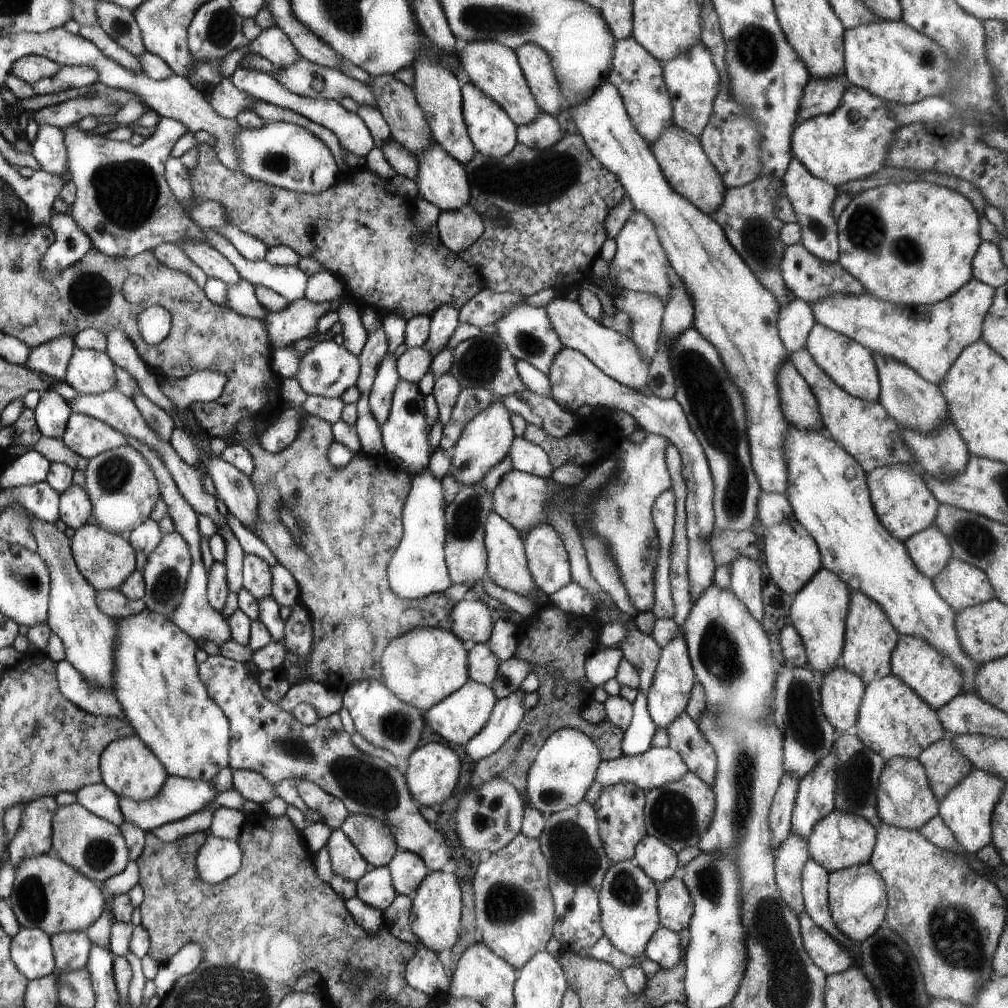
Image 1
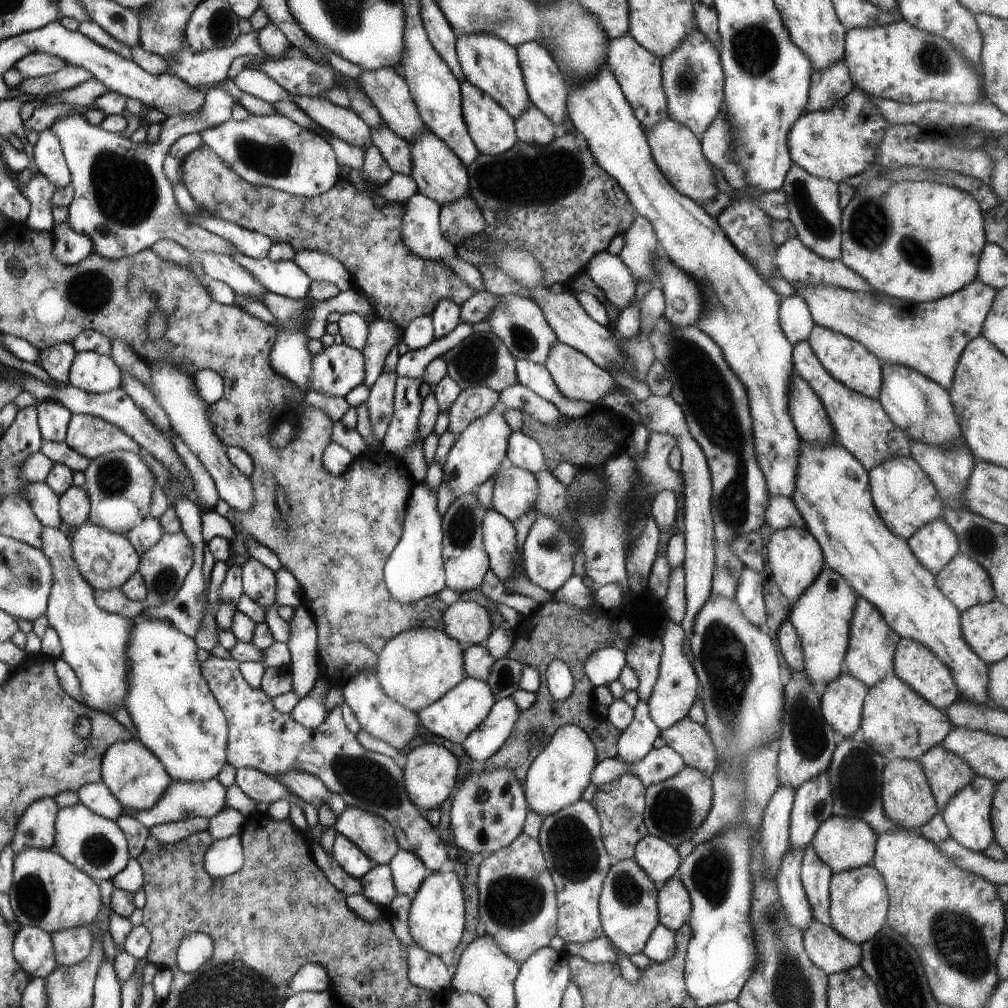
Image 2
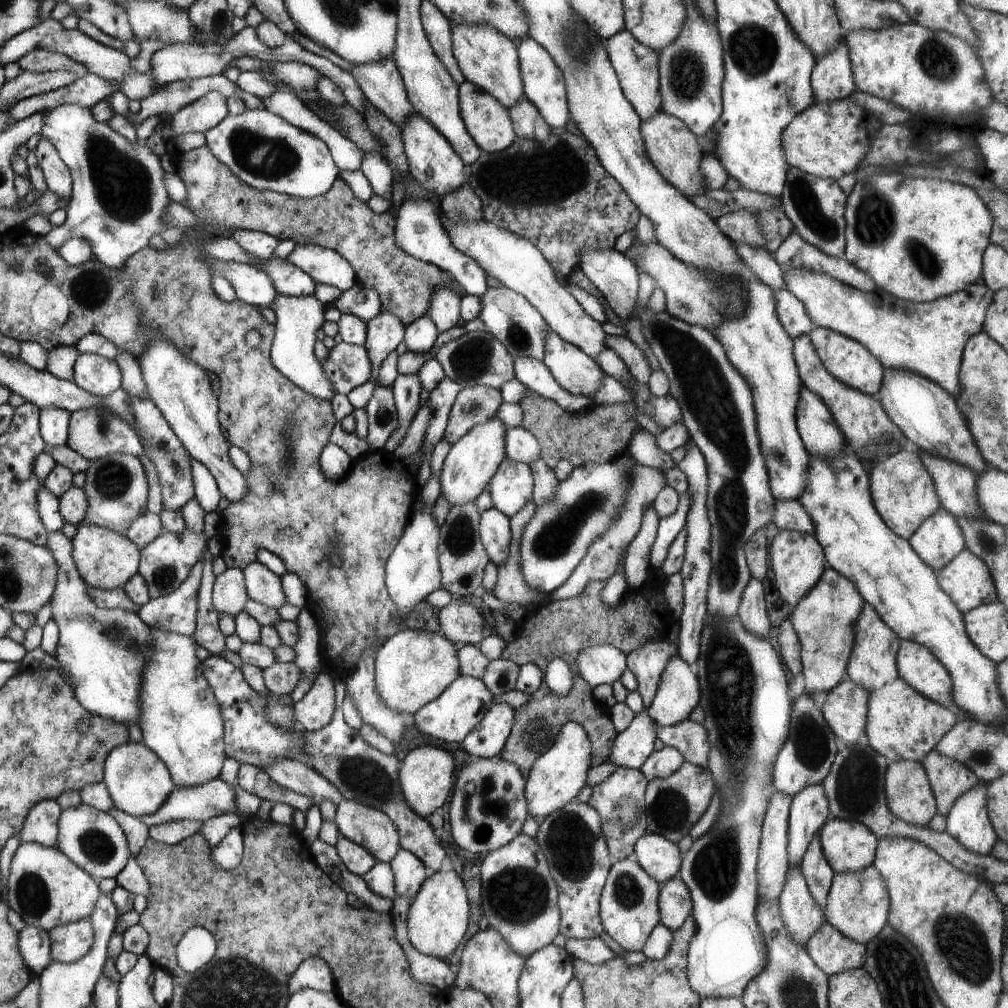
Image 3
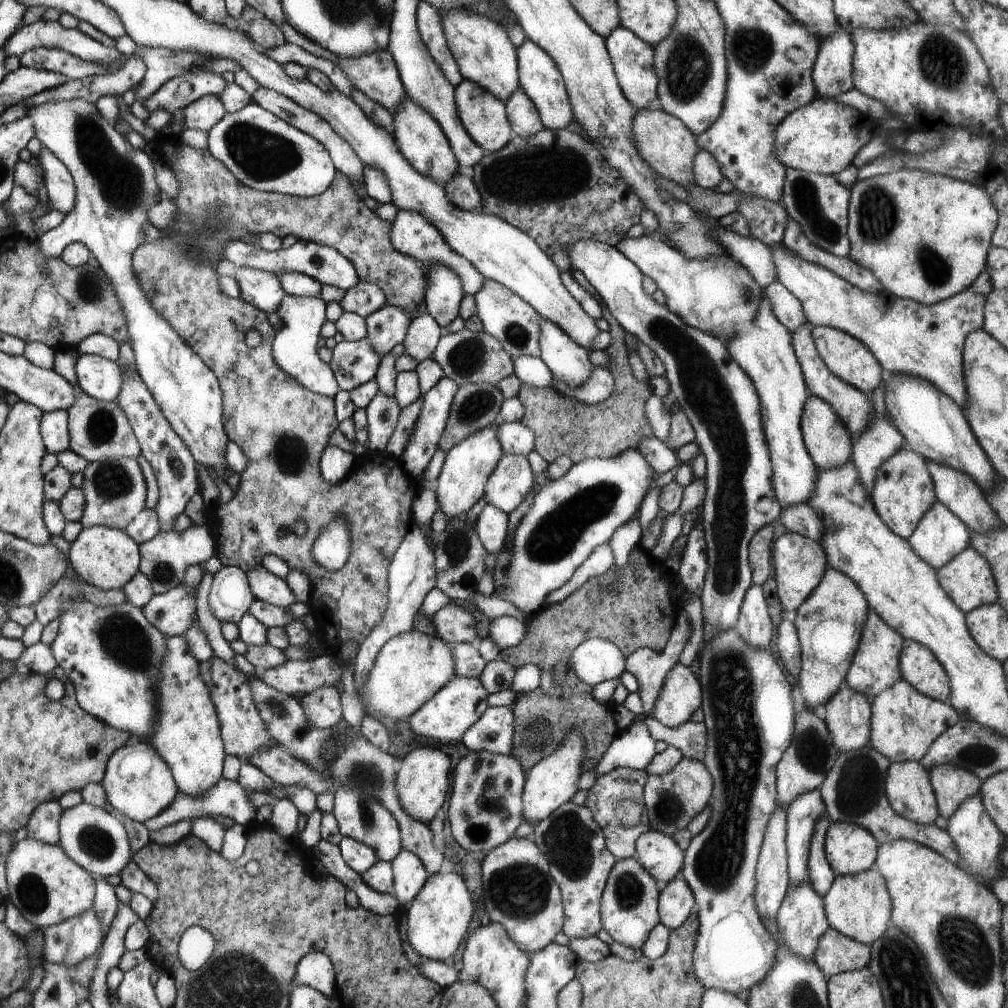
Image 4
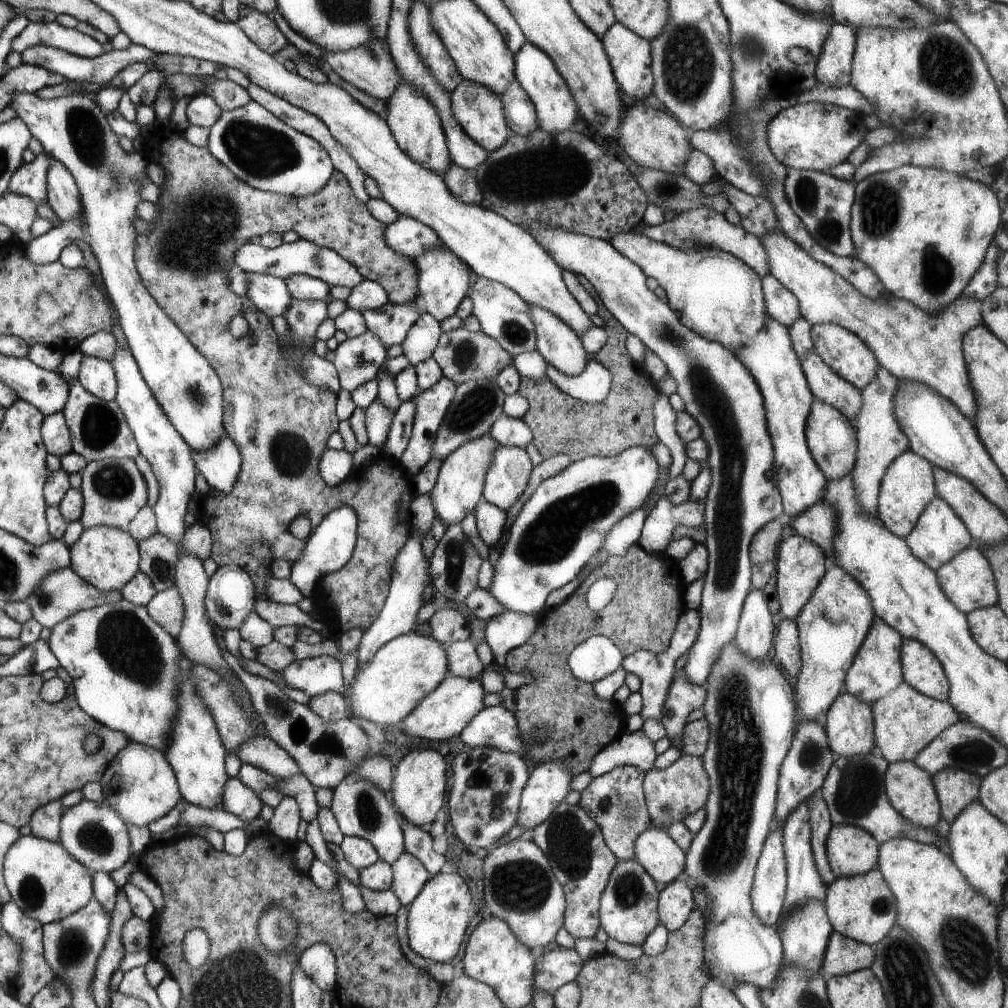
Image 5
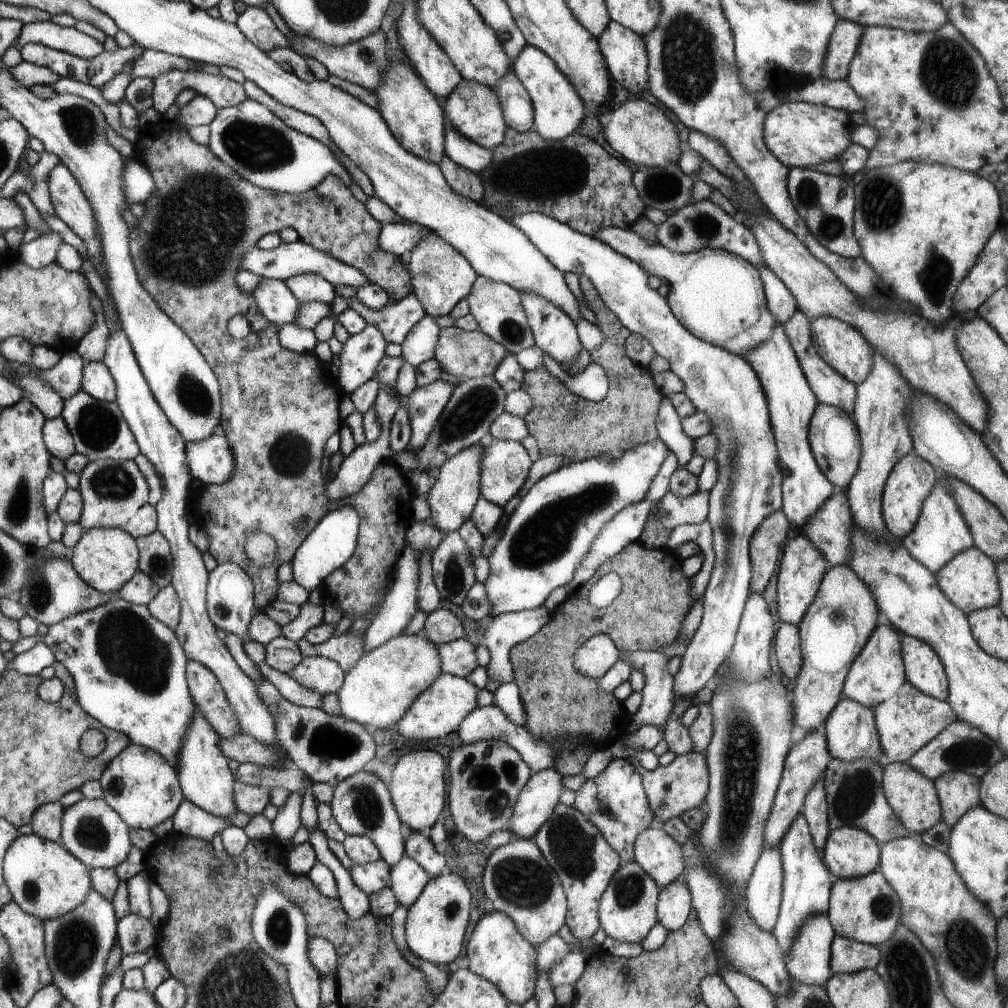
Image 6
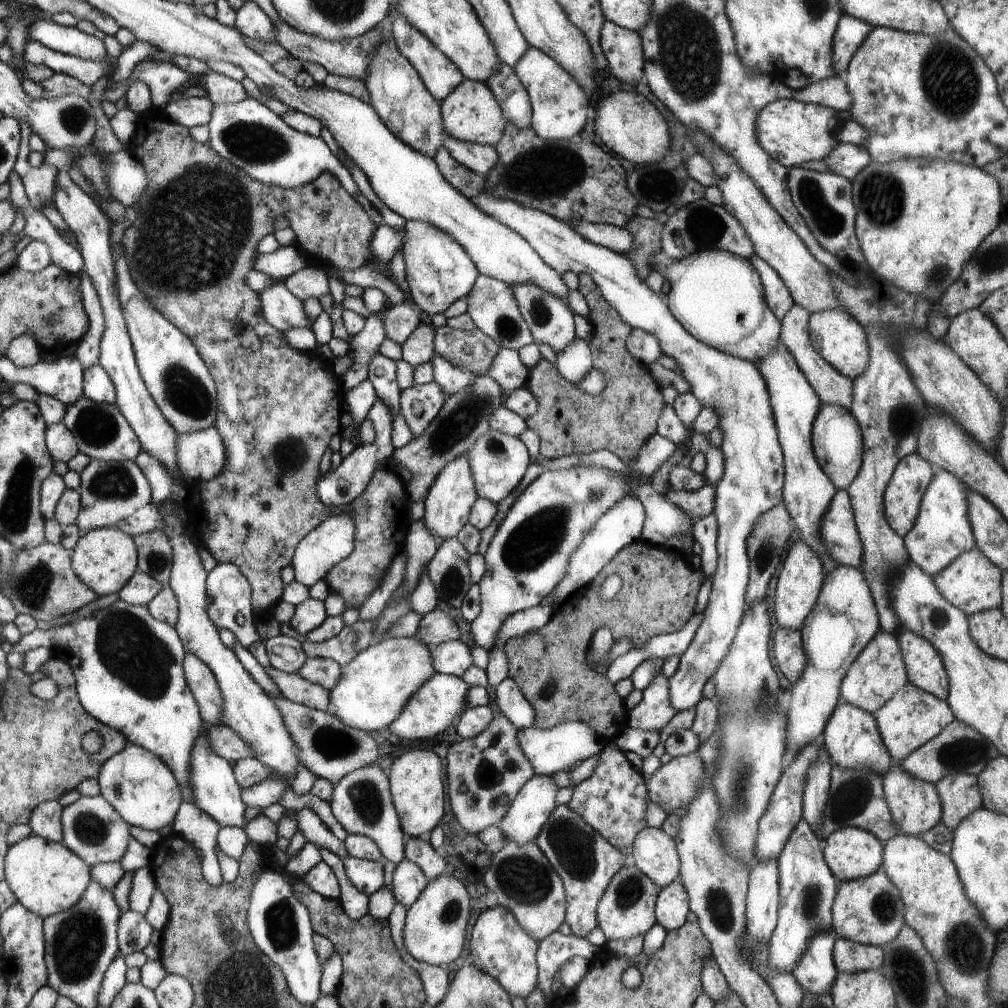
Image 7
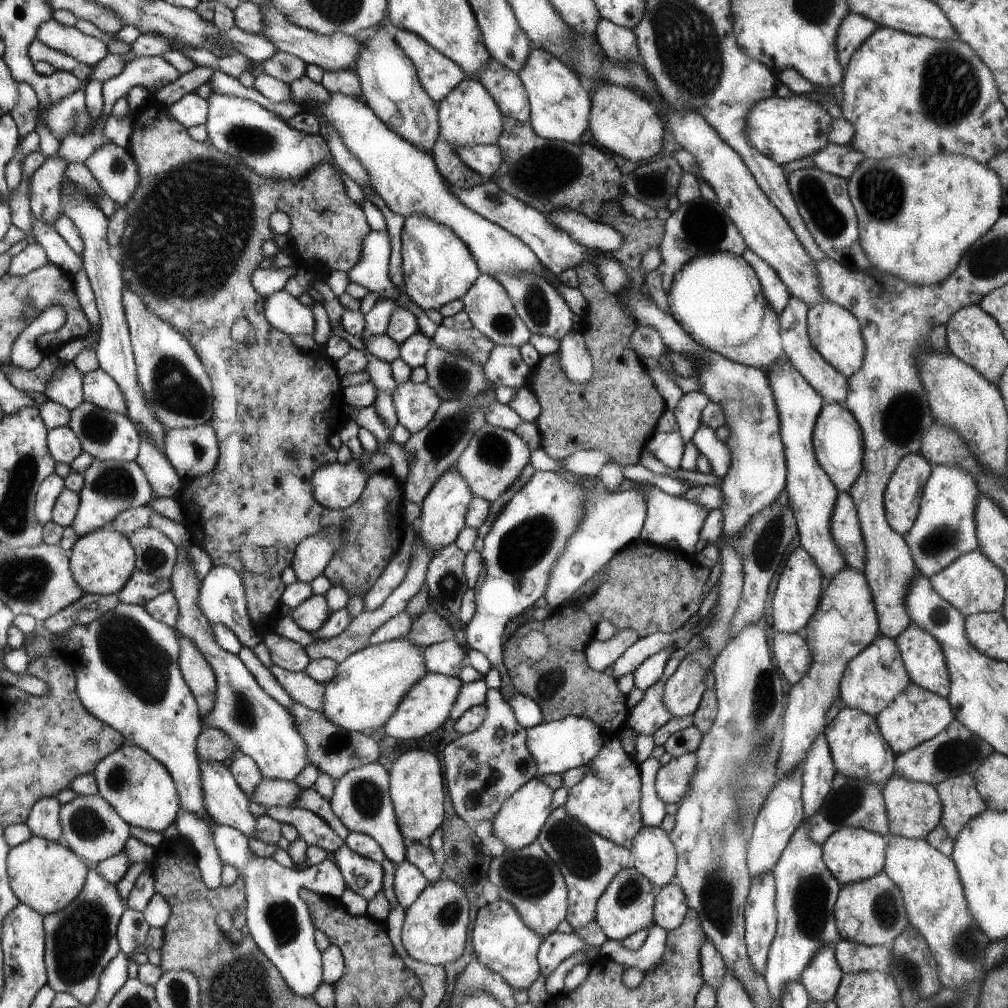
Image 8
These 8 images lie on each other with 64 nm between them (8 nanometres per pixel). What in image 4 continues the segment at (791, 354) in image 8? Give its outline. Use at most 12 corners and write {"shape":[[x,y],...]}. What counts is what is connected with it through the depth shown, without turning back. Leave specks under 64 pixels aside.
{"shape":[[811,324],[793,334],[805,386],[825,400],[851,438],[865,432],[871,402],[817,354]]}

